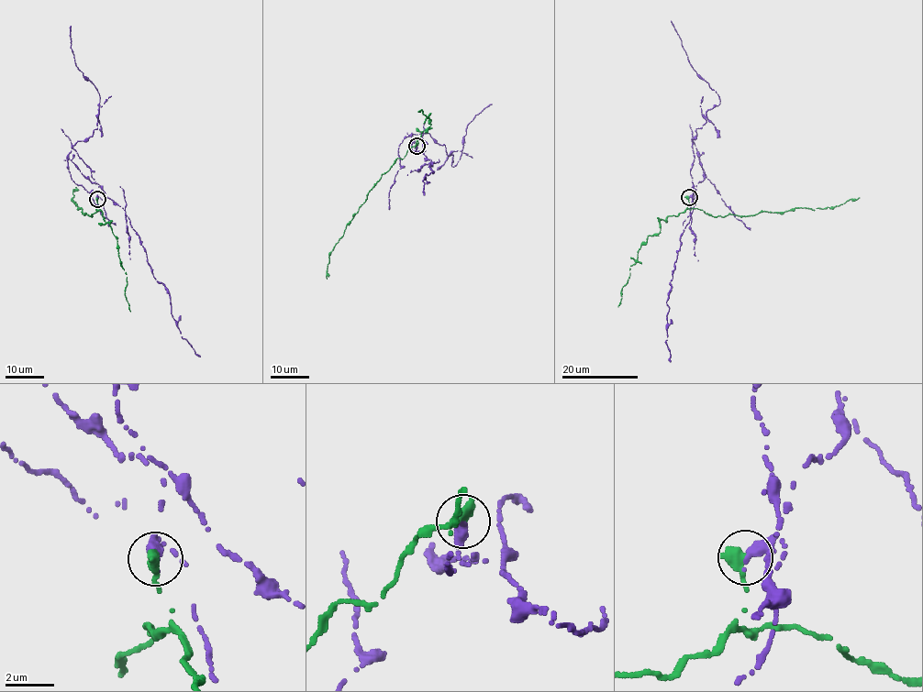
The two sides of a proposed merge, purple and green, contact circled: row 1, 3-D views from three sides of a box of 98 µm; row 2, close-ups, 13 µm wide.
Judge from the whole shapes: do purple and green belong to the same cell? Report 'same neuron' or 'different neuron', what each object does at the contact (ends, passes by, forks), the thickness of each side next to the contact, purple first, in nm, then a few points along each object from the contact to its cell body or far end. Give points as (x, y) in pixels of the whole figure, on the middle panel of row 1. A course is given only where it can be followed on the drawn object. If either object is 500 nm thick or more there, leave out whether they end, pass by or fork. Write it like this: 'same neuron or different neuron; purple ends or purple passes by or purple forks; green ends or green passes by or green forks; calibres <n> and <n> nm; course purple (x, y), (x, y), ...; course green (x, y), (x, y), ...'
different neuron; purple ends; green ends; calibres 420 and 480 nm; course purple (417, 146), (423, 149), (422, 132), (429, 134), (445, 145), (455, 166), (467, 125), (491, 104); course green (417, 146), (407, 151), (404, 158), (398, 158), (382, 175), (346, 225), (343, 236), (330, 252), (326, 279)

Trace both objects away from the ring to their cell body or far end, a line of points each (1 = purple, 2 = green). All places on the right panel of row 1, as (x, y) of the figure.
1: (689, 197), (696, 185), (690, 172), (692, 138), (719, 96), (689, 62), (670, 21)
2: (689, 197), (688, 208), (723, 217), (797, 208), (825, 209), (860, 198)

